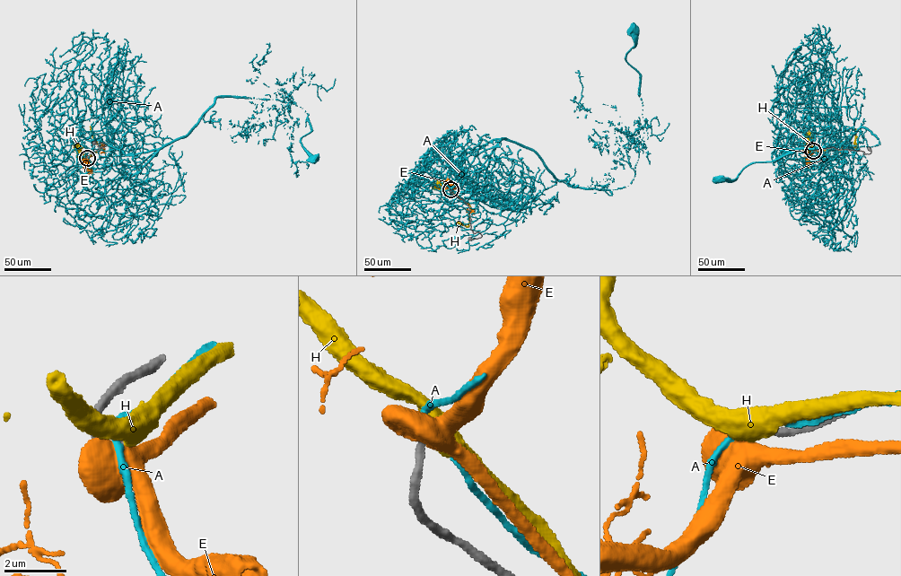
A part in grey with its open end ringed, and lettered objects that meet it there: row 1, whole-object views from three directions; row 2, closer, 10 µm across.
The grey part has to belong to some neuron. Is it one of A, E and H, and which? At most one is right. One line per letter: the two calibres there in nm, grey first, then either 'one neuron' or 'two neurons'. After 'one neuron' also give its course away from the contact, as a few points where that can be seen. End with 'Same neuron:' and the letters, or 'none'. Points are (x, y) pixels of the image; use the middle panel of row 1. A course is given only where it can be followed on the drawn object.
A: 280 nm thick on the grey side, 200 nm on the other; two neurons
E: 280 nm thick on the grey side, 550 nm on the other; one neuron; it runs (450, 189), (468, 205), (472, 212), (467, 211), (467, 208)
H: 280 nm thick on the grey side, 500 nm on the other; two neurons
Same neuron: E

